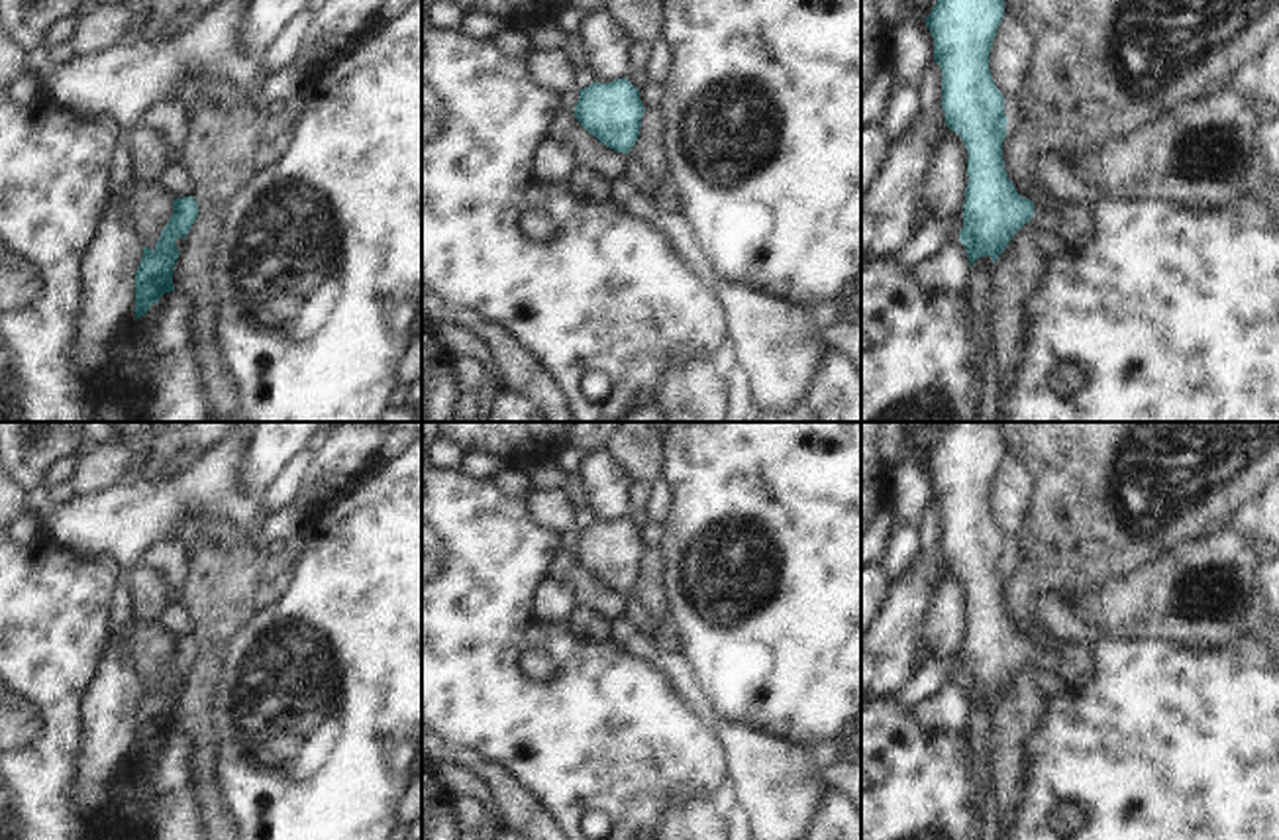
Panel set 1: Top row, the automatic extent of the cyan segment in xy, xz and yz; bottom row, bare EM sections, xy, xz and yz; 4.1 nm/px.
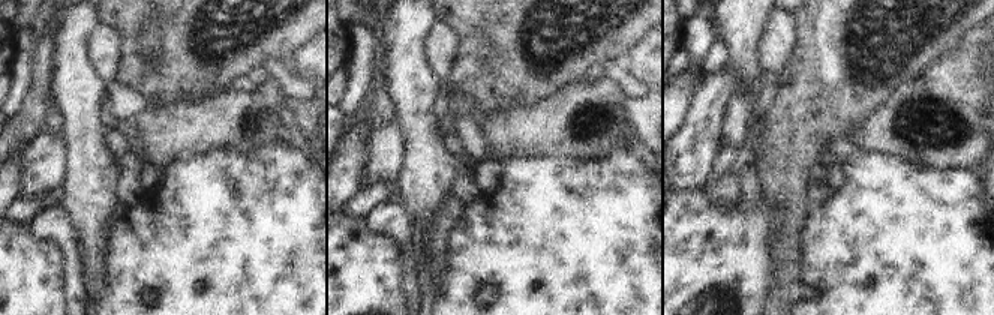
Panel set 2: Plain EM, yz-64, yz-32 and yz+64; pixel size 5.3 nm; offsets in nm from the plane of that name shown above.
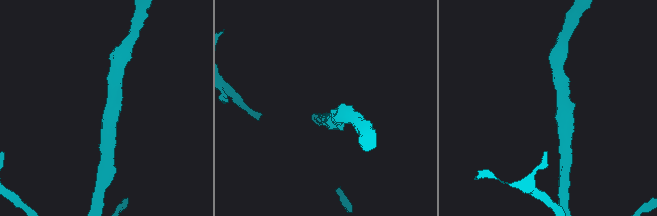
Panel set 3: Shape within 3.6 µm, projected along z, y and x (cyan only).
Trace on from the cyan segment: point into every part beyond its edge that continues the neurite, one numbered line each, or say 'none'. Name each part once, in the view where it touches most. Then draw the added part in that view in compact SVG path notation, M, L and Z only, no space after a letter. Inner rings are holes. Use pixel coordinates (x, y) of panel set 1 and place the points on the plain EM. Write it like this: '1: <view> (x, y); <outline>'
1: yz (1048, 656); M1034 644L1034 656L1030 663L1034 667L1059 673L1063 667L1063 656L1059 644Z

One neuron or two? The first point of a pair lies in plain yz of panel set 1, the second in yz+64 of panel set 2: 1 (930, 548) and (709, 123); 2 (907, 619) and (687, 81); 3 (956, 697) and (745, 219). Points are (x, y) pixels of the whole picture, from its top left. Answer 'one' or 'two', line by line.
1: two
2: two
3: two

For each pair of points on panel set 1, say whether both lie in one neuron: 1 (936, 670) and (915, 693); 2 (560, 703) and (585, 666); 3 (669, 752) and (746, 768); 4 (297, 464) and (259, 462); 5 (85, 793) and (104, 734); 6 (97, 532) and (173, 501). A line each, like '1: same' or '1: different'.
1: same
2: same
3: different
4: different
5: same
6: same

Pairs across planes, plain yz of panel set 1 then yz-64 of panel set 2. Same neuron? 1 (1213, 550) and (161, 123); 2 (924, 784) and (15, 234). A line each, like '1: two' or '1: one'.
1: one
2: one

